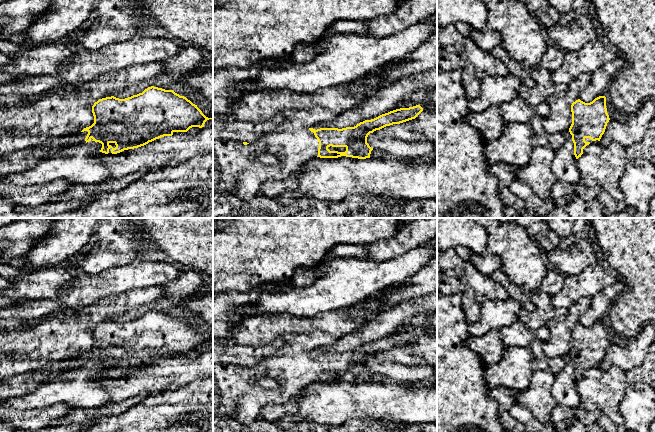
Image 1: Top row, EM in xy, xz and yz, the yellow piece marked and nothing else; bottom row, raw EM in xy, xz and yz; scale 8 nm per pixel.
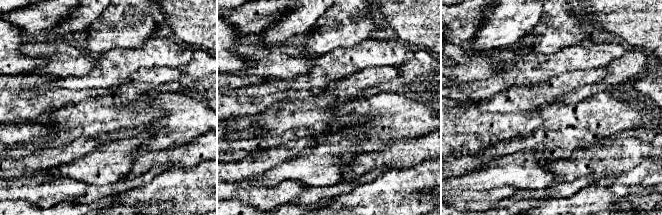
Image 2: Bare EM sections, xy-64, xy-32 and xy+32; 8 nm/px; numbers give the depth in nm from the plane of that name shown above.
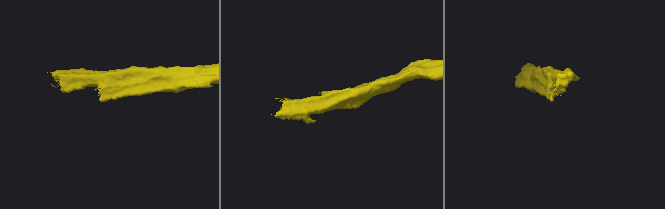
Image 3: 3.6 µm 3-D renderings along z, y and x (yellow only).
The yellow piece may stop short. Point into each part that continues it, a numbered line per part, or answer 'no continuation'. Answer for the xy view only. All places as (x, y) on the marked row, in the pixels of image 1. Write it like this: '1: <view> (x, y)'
1: xy (68, 140)

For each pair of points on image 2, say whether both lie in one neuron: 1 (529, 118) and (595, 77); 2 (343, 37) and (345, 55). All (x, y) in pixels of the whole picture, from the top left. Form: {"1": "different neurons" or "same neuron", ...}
{"1": "same neuron", "2": "different neurons"}

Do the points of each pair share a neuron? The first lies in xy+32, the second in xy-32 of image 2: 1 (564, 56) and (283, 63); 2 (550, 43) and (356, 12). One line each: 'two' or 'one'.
1: two
2: one

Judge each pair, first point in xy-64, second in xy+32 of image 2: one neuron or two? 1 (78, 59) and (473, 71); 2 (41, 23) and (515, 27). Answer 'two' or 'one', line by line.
1: one
2: two

